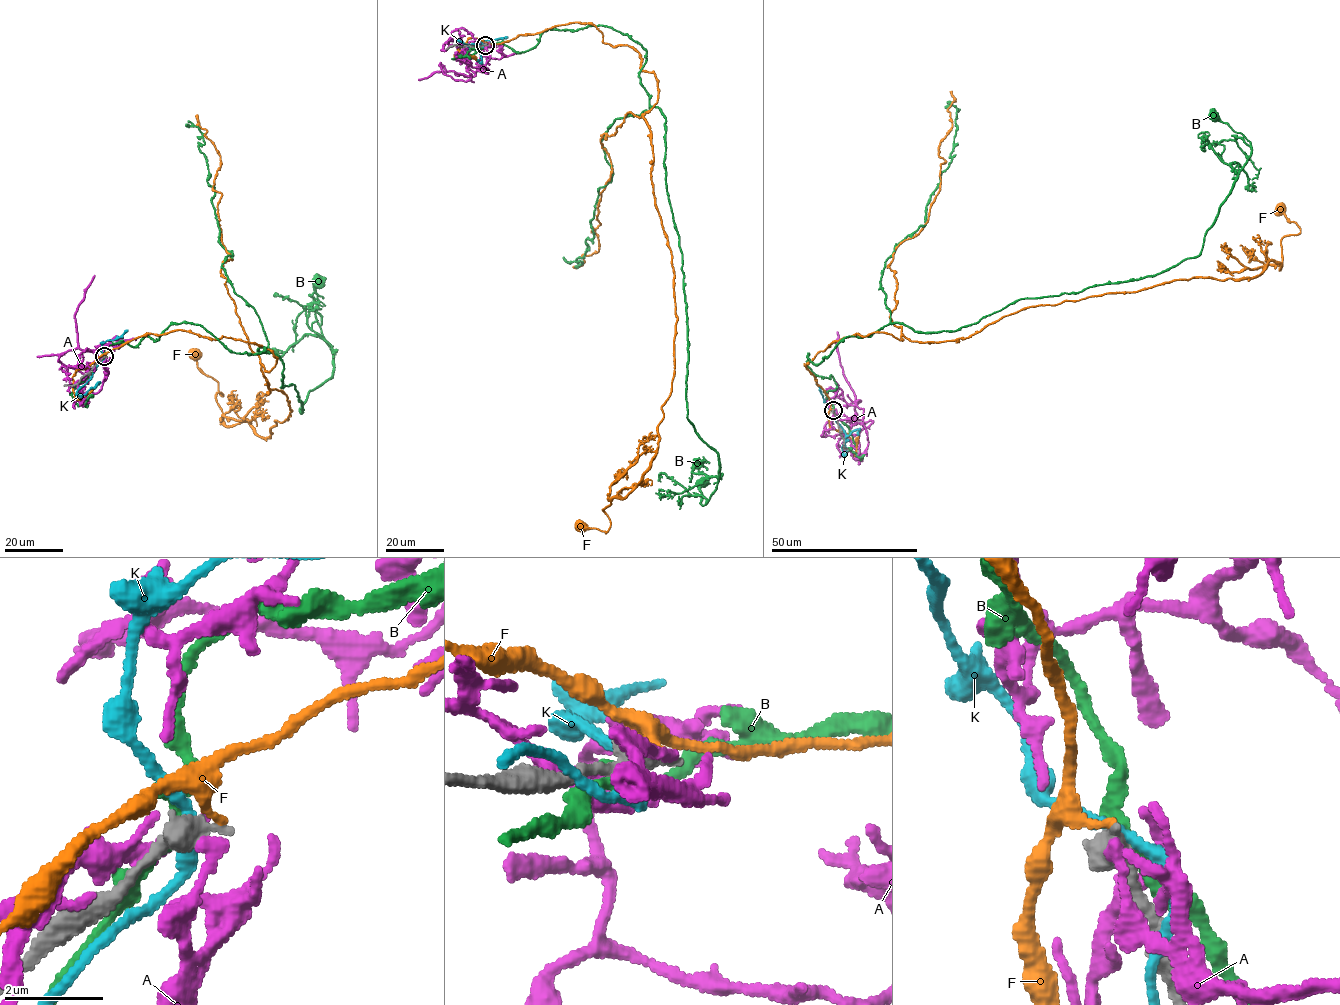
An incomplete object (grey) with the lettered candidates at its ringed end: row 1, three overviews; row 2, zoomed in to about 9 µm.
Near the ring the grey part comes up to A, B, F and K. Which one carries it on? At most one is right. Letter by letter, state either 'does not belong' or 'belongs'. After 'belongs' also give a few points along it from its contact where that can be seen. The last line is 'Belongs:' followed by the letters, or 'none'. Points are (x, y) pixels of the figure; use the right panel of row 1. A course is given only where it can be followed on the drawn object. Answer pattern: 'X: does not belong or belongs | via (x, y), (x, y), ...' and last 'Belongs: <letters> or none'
A: does not belong
B: does not belong
F: does not belong
K: does not belong
Belongs: none

